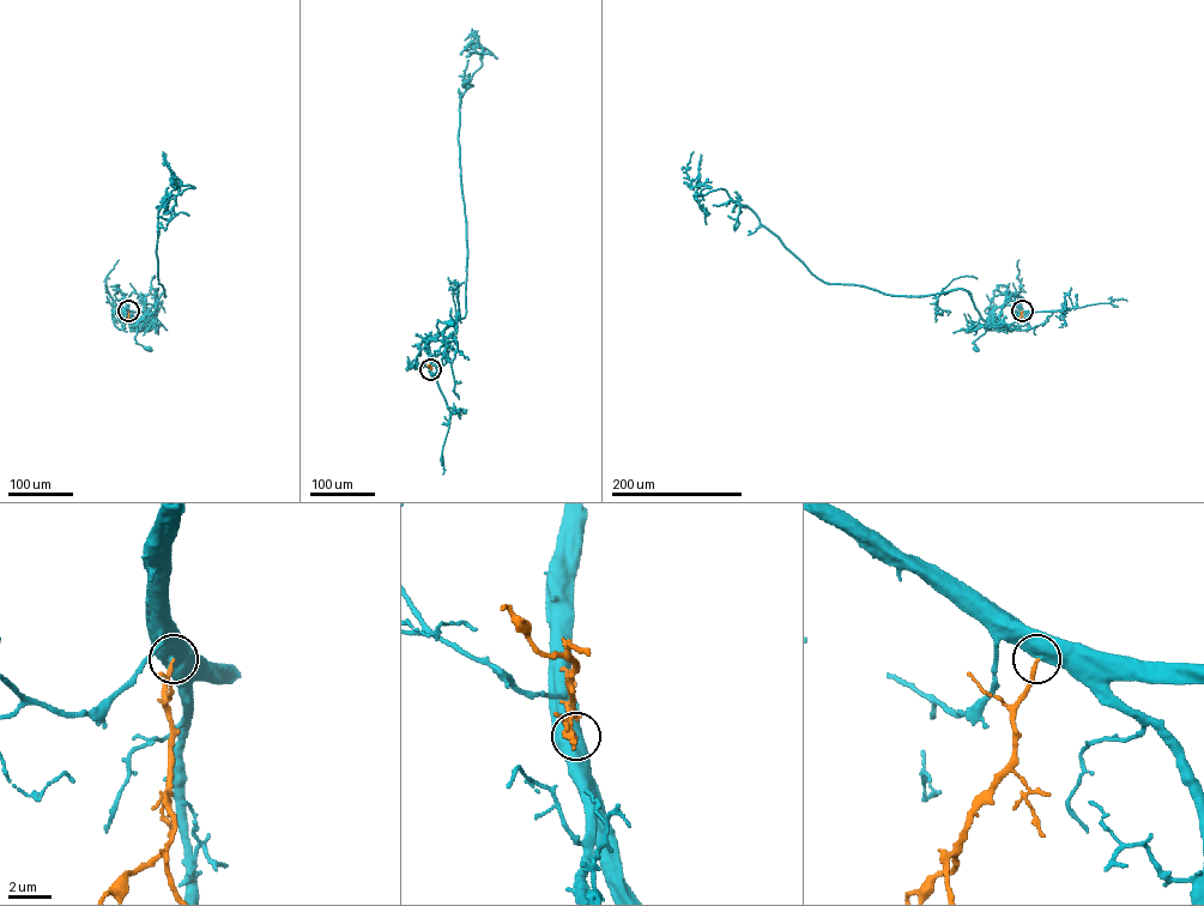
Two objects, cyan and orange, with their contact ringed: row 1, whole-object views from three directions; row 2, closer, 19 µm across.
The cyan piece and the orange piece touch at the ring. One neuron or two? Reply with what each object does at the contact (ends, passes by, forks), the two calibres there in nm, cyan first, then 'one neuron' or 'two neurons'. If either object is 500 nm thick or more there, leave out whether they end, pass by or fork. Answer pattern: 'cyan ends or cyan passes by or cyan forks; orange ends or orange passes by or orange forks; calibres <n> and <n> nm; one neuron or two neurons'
calibres 700 and 160 nm; one neuron

